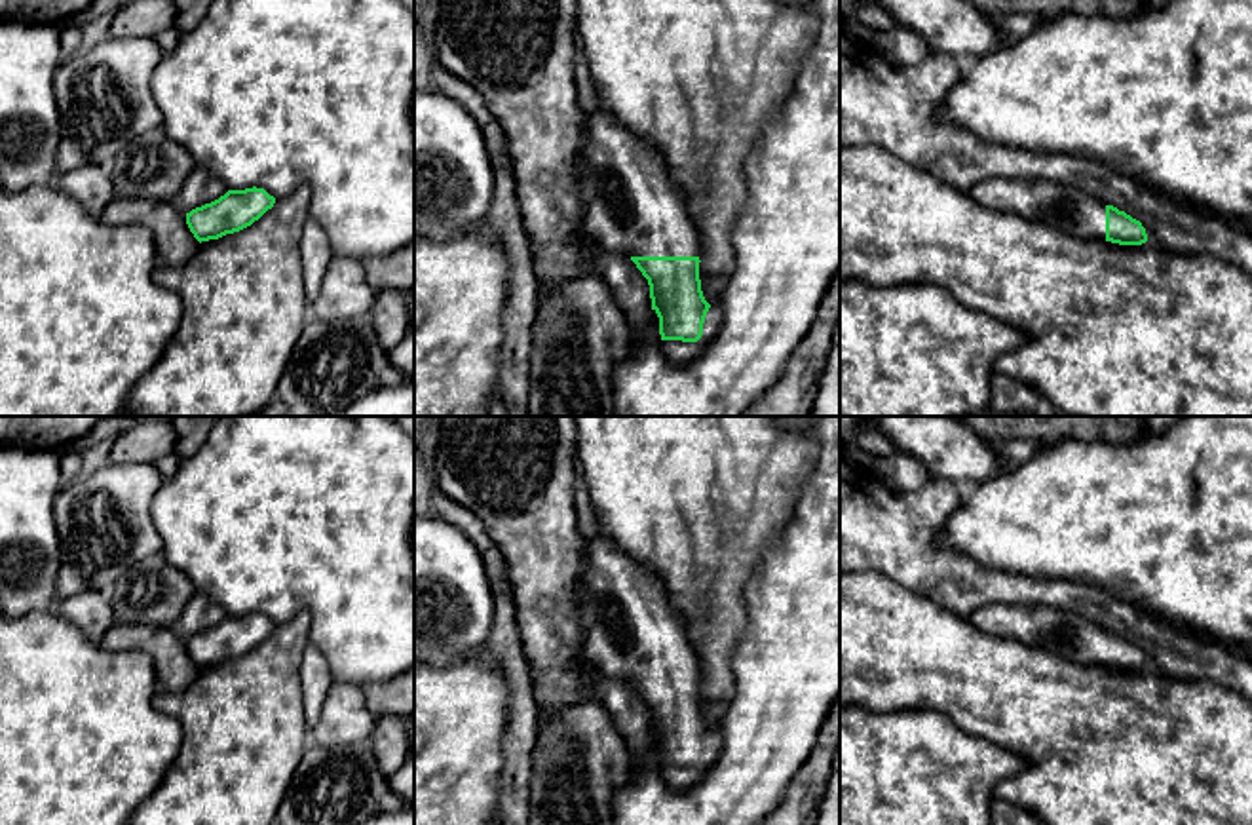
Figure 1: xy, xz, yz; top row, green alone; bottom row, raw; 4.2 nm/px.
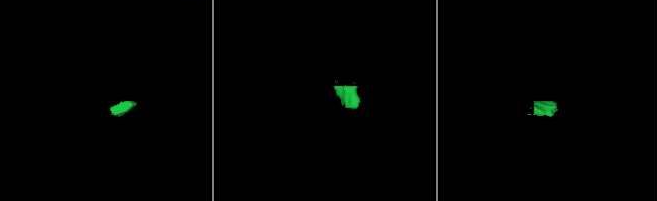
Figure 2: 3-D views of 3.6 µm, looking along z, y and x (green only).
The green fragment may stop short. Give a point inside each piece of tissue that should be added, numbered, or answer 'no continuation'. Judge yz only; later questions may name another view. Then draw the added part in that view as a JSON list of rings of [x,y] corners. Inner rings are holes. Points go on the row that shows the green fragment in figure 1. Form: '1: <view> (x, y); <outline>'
1: yz (1070, 210); [[[1041,177],[986,179],[967,192],[977,203],[1058,228],[1085,240],[1106,240],[1106,203],[1064,182]]]

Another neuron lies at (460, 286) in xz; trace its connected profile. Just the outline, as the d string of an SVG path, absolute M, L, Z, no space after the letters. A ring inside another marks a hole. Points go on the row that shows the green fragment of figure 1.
M484 221L460 238L431 241L414 234L414 416L484 416L498 392L498 348L509 268Z

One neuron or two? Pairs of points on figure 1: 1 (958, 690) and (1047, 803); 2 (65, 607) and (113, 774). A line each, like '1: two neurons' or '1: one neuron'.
1: one neuron
2: two neurons

